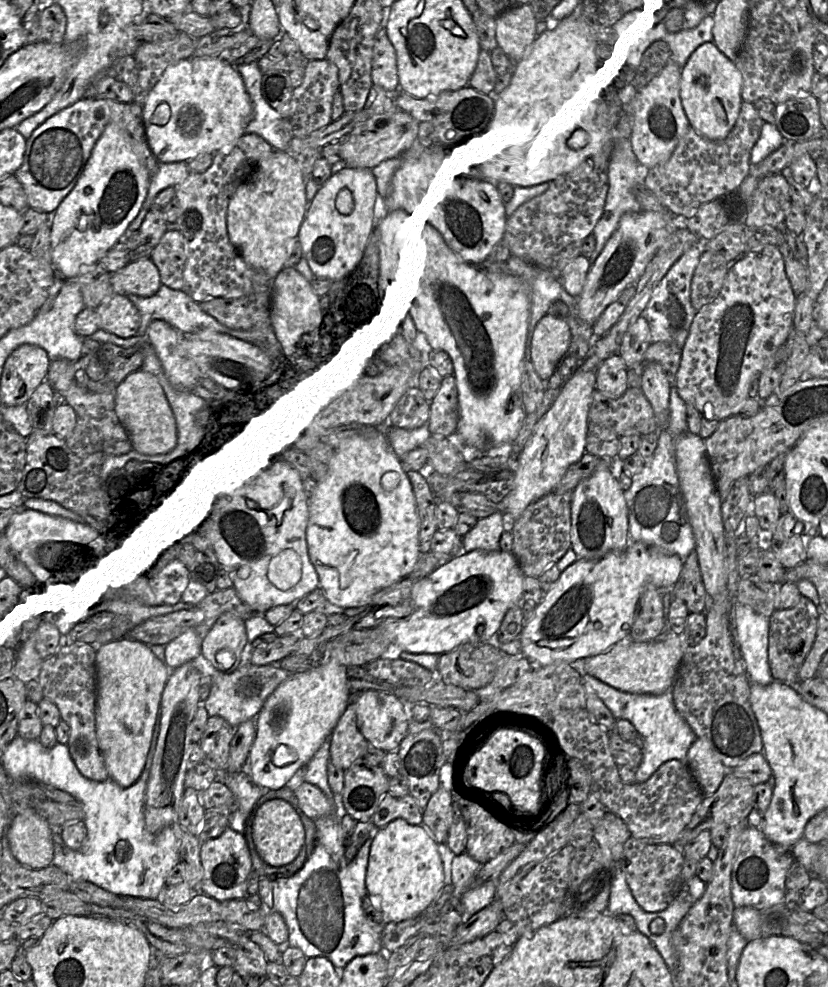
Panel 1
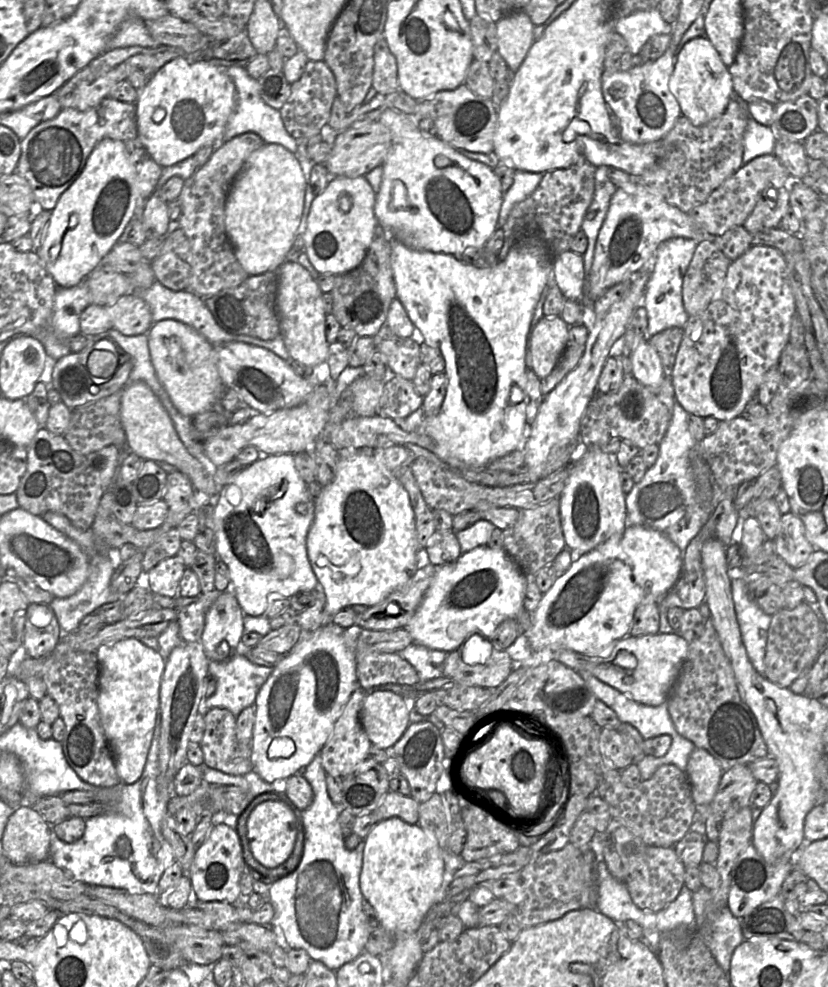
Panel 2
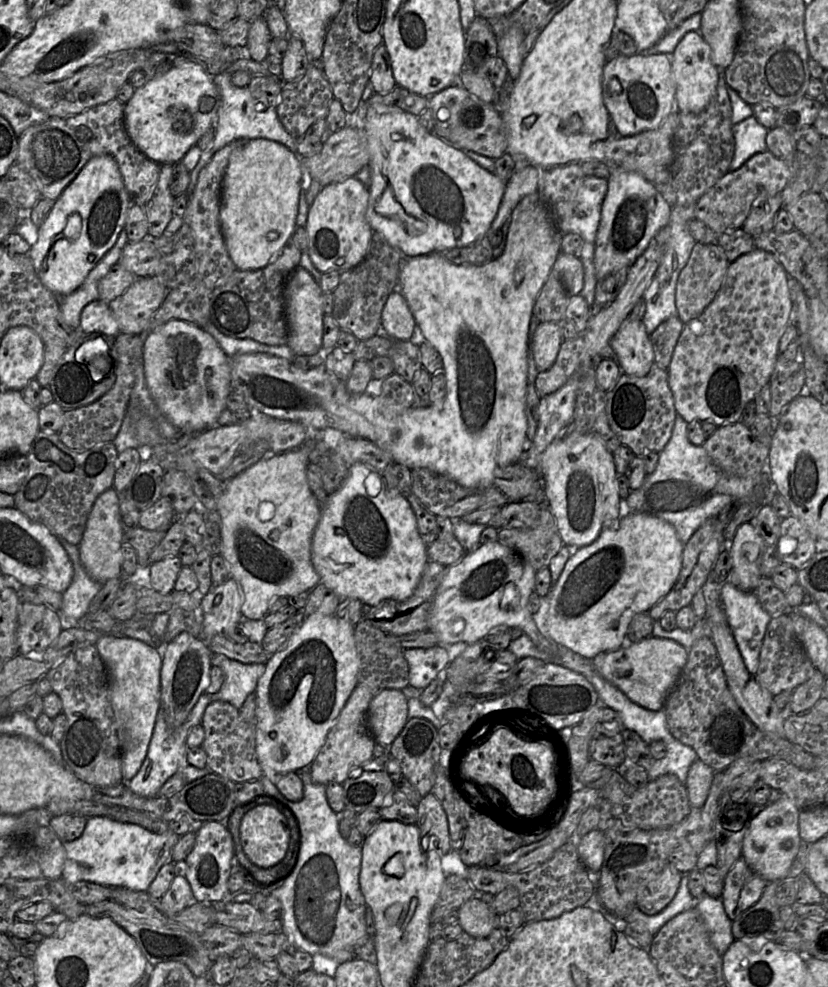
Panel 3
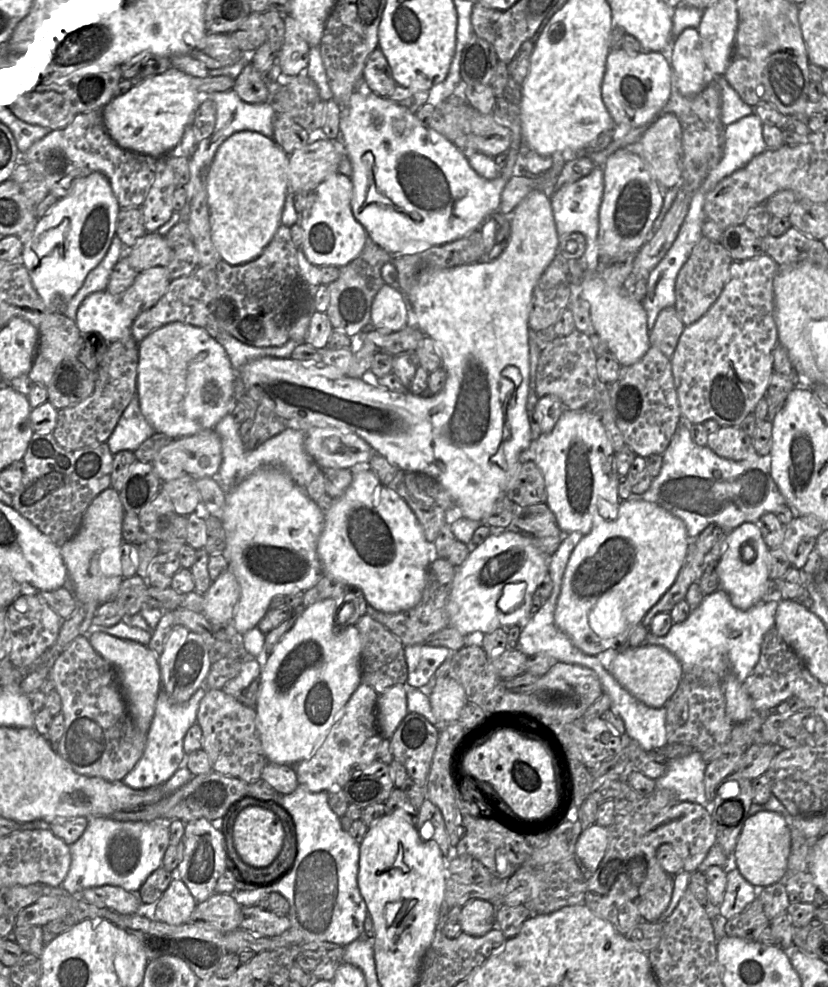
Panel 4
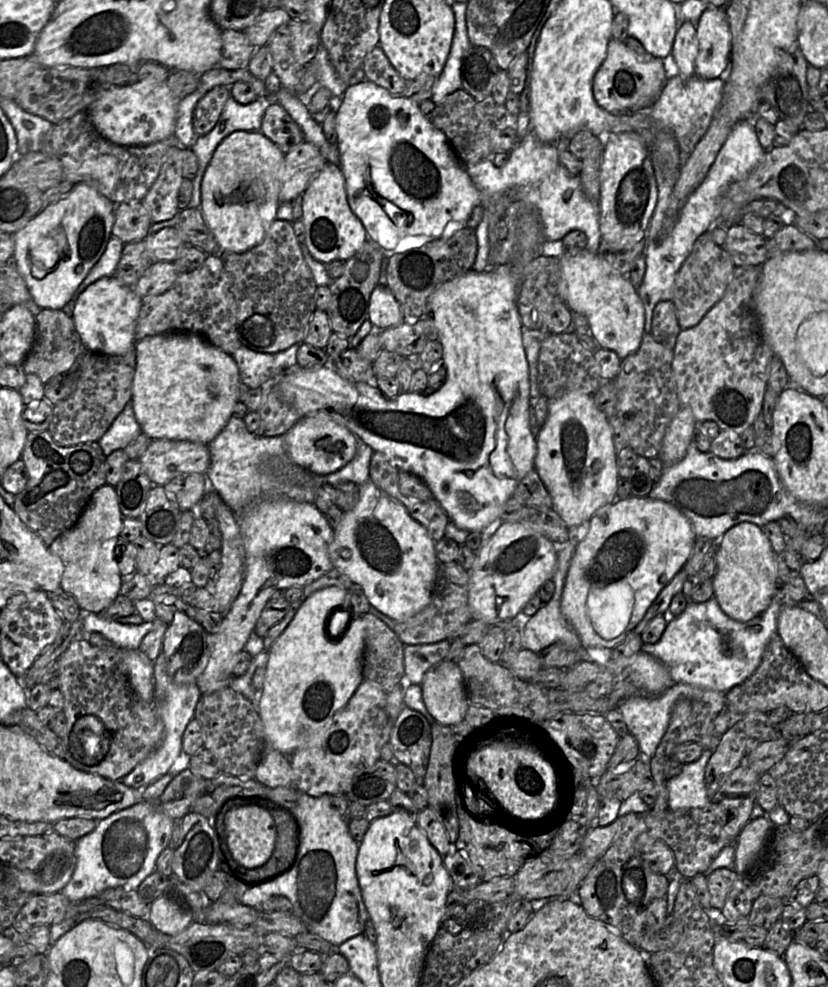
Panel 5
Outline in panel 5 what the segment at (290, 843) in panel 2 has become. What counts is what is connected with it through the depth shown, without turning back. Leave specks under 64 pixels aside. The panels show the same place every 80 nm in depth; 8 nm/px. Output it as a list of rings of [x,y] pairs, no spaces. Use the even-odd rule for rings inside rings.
[[[255,805],[234,806],[225,816],[226,842],[232,857],[242,866],[254,869],[271,857],[276,842],[276,824],[267,811]]]

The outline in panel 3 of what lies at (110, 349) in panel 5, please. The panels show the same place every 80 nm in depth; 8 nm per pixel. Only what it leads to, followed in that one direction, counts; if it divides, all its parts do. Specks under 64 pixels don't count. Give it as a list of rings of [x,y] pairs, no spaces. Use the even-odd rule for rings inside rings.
[[[97,299],[88,303],[82,310],[79,329],[82,334],[101,333],[115,338],[119,327],[107,302]]]

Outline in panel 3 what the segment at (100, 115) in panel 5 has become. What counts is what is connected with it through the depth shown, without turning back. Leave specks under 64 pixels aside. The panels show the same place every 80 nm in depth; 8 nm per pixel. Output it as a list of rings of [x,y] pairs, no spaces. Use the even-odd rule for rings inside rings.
[[[176,57],[162,74],[150,77],[124,105],[126,131],[140,152],[157,164],[175,164],[212,128],[220,107],[220,93],[202,65]]]

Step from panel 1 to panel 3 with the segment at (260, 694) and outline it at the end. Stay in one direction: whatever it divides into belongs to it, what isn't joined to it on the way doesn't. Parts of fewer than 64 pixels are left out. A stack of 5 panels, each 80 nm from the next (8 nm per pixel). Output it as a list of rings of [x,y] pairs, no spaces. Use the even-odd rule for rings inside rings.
[[[212,654],[211,664],[225,674],[220,690],[210,695],[211,702],[225,701],[237,709],[242,707],[249,694],[256,692],[258,681],[266,670],[266,664],[244,664],[222,654]]]

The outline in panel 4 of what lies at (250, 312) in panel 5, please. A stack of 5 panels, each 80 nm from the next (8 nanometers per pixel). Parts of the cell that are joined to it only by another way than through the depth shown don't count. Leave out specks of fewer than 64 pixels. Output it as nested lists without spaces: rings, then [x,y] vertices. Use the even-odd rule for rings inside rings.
[[[281,224],[274,234],[273,238],[266,246],[262,254],[245,264],[241,265],[231,265],[227,263],[224,259],[220,260],[220,262],[216,266],[217,272],[217,291],[216,291],[216,302],[214,304],[214,315],[219,324],[219,326],[225,330],[227,333],[235,337],[240,342],[255,346],[255,347],[277,347],[286,344],[289,340],[289,330],[295,320],[298,318],[299,314],[302,312],[310,312],[306,310],[306,302],[308,301],[308,287],[302,286],[300,283],[300,269],[298,263],[298,254],[297,248],[294,245],[290,227]]]

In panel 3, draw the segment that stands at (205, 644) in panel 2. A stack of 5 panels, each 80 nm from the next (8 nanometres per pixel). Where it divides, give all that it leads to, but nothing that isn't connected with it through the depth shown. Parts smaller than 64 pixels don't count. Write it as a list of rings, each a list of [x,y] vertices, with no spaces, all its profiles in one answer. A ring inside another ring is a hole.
[[[229,577],[225,582],[214,585],[201,598],[203,628],[202,639],[215,635],[230,637],[242,621],[242,595],[237,582]]]

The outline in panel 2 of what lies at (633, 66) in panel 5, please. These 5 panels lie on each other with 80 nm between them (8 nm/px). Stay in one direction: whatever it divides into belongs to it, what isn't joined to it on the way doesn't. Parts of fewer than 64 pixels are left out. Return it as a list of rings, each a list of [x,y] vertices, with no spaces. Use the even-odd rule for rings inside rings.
[[[670,46],[661,57],[654,61],[643,62],[628,70],[609,71],[604,69],[601,76],[603,98],[608,107],[609,115],[615,114],[620,122],[620,137],[629,143],[644,144],[662,140],[673,128],[676,120],[681,116],[681,110],[676,97],[670,89],[670,79],[678,51]]]

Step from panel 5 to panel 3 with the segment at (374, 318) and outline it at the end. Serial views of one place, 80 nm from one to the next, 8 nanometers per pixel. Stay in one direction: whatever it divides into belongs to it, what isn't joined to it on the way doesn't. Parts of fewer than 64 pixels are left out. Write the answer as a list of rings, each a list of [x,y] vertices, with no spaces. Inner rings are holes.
[[[393,291],[382,310],[381,331],[393,340],[409,340],[416,323],[406,299]]]

